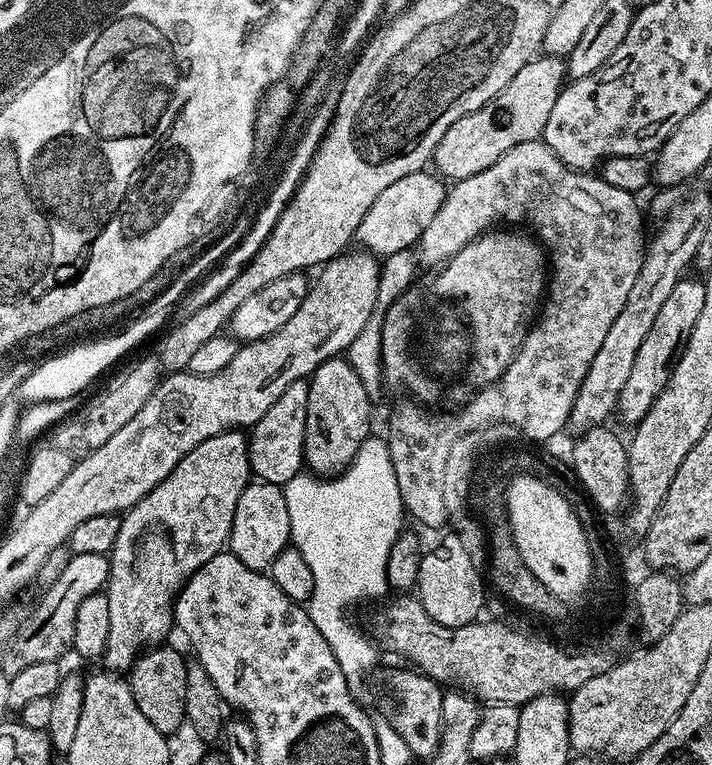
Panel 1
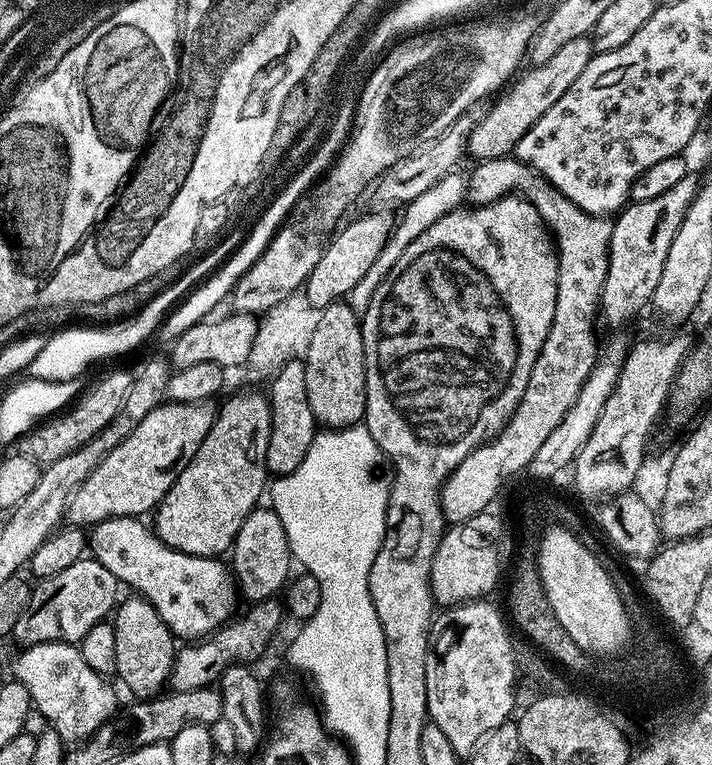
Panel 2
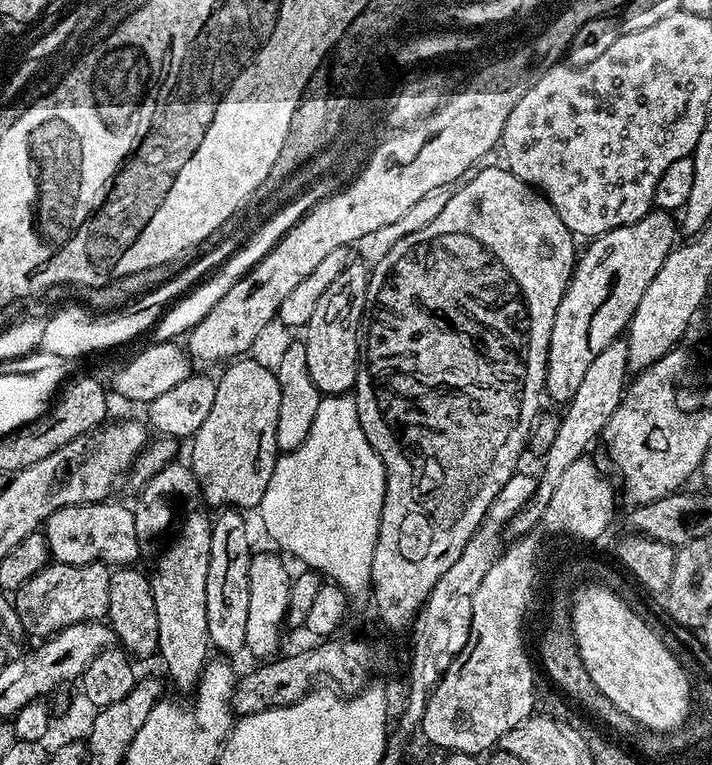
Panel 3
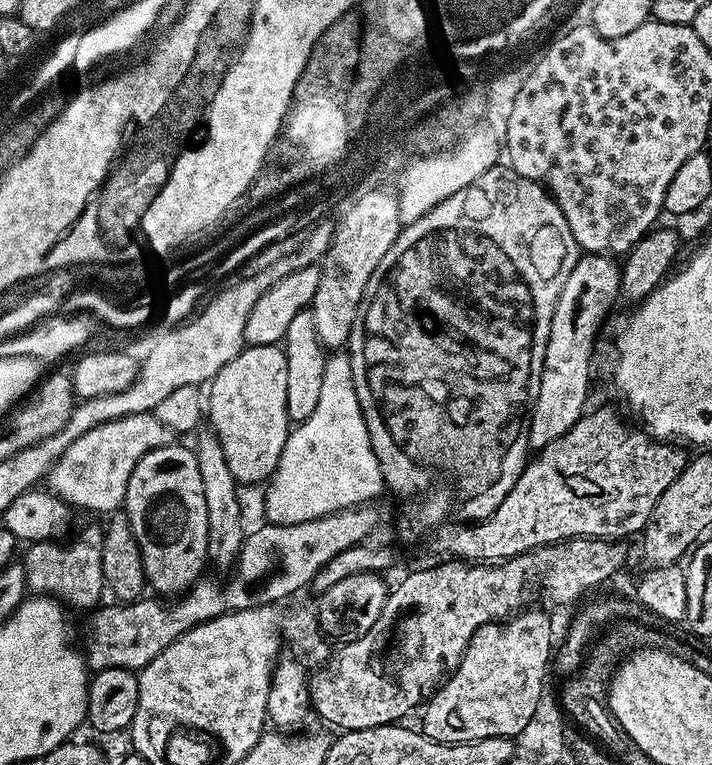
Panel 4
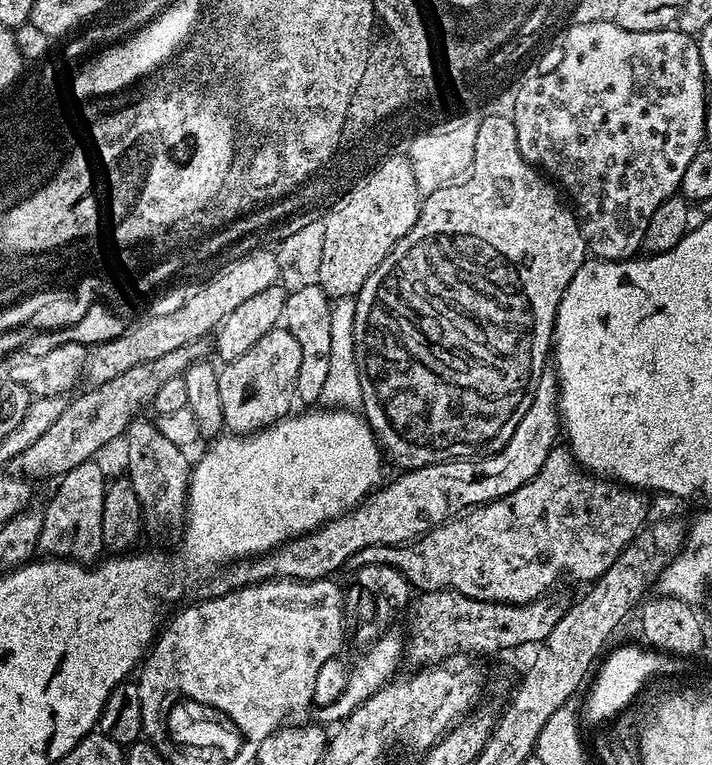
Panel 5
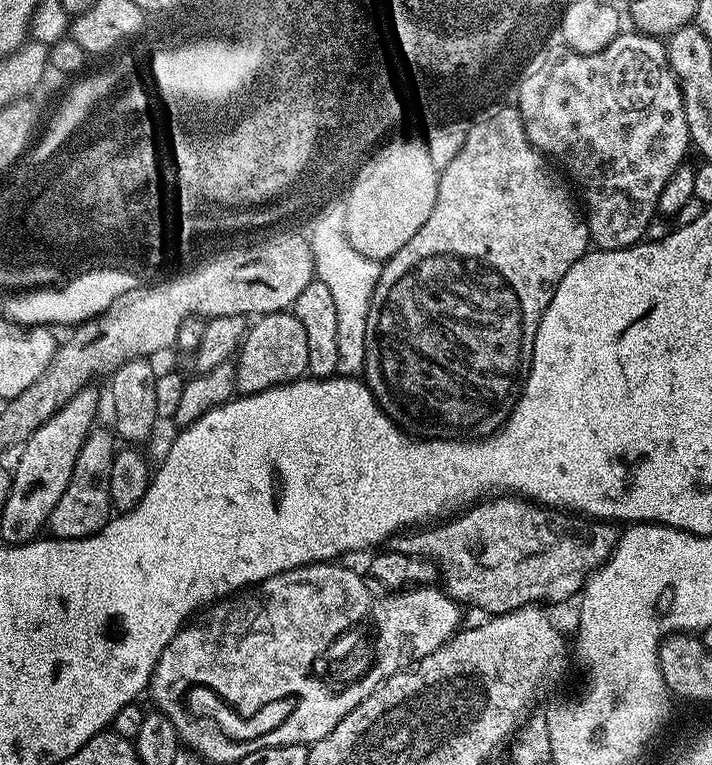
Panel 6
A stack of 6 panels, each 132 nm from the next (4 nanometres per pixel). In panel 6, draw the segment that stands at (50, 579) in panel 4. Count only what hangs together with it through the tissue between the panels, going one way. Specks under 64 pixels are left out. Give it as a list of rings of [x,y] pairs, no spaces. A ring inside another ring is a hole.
[[[93,427],[82,442],[82,450],[78,450],[78,458],[74,462],[74,474],[70,474],[70,482],[66,490],[62,490],[62,498],[58,498],[58,506],[54,506],[48,519],[47,531],[57,540],[77,540],[92,536],[110,519],[112,508],[110,466],[114,451],[112,445],[114,436],[109,429],[108,433],[106,429],[100,427]]]

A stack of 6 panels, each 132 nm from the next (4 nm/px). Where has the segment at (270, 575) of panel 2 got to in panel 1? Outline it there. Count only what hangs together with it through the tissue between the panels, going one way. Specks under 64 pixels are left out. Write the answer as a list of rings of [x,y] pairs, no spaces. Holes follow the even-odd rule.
[[[265,480],[248,483],[238,498],[238,506],[234,506],[234,522],[228,535],[227,547],[236,555],[238,562],[246,562],[246,566],[250,566],[250,570],[255,572],[268,572],[278,554],[282,554],[282,550],[289,547],[291,535],[290,514],[286,510],[283,487]]]

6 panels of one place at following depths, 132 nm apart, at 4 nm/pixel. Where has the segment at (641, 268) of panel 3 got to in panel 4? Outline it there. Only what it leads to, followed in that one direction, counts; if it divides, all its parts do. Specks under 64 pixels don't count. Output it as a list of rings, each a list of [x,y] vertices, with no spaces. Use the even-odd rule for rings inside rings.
[[[584,254],[580,261],[570,270],[570,278],[566,278],[566,286],[562,286],[562,294],[558,294],[558,302],[554,306],[554,318],[550,322],[550,338],[546,342],[546,354],[540,379],[540,393],[534,402],[532,421],[528,431],[528,447],[542,450],[550,442],[562,438],[570,426],[579,422],[585,415],[588,404],[588,383],[592,380],[592,351],[596,348],[596,335],[620,295],[620,264],[608,254]]]

